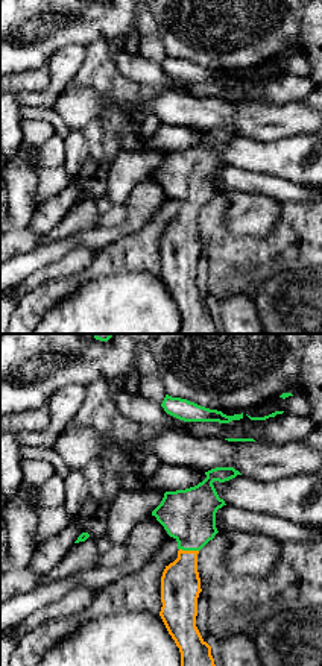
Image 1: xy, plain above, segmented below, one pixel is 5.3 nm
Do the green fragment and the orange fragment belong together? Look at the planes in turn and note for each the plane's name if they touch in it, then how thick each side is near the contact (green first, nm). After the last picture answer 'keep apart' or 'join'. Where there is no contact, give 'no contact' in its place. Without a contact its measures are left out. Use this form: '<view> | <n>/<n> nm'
xy | 280/200 nm

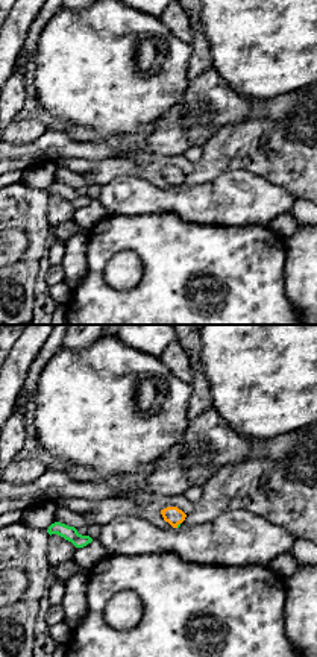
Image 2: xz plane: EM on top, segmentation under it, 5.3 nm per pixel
xz | 20/90 nm

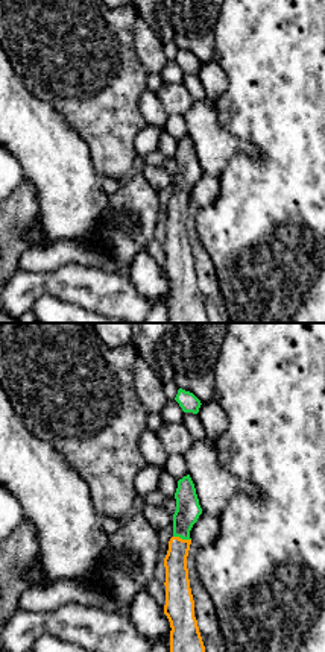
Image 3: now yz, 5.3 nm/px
yz | 130/130 nm

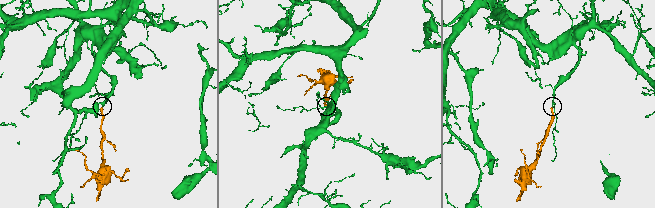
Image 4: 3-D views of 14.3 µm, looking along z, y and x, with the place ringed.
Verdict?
join

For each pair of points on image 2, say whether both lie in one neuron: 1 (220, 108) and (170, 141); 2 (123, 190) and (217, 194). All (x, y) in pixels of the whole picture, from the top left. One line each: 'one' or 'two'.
1: one
2: one

